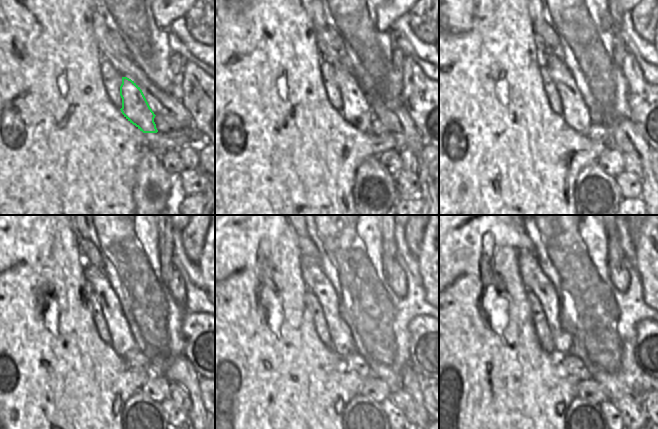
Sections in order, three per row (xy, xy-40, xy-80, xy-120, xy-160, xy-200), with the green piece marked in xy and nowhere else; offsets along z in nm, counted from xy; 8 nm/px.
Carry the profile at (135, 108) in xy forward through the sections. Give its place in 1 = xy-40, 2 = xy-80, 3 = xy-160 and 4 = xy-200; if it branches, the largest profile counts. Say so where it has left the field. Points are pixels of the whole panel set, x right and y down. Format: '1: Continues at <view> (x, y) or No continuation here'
1: Continues at xy-40 (356, 109)
2: Continues at xy-80 (574, 110)
3: Continues at xy-160 (316, 281)
4: Continues at xy-200 (536, 282)

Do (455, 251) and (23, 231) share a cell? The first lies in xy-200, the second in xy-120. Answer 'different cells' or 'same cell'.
same cell

